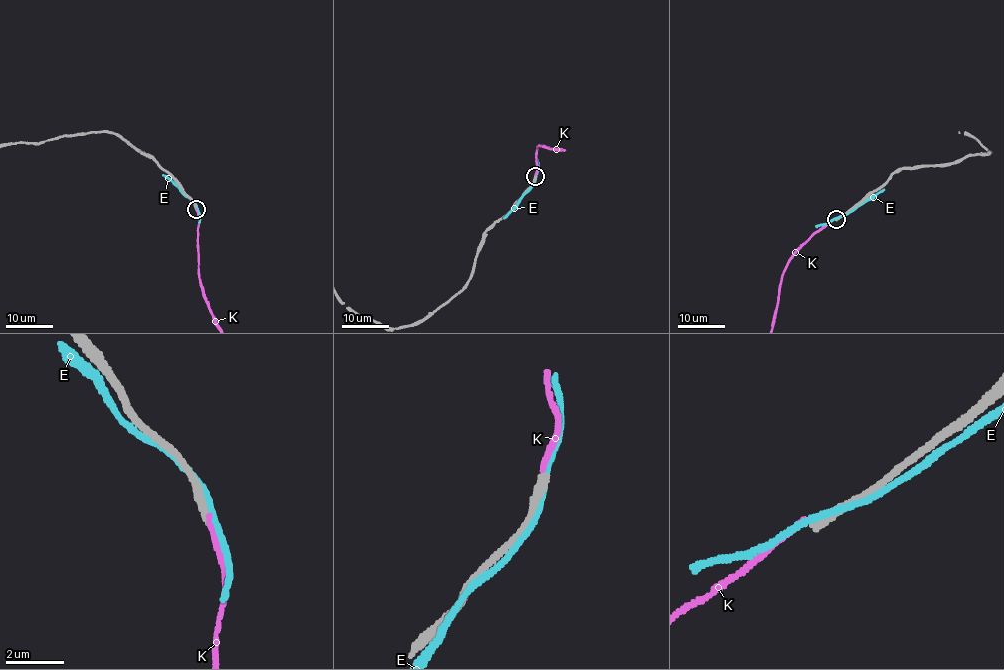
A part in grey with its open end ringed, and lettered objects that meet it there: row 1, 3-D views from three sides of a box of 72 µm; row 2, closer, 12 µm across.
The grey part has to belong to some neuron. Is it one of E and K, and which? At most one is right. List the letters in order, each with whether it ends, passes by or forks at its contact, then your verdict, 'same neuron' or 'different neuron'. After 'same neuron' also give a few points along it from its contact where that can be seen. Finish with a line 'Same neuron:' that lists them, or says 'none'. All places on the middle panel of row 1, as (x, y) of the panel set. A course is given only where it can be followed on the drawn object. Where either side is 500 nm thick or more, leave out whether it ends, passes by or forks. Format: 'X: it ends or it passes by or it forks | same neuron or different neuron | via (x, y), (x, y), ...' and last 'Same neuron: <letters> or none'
E: it passes by | different neuron
K: it ends | different neuron
Same neuron: none

